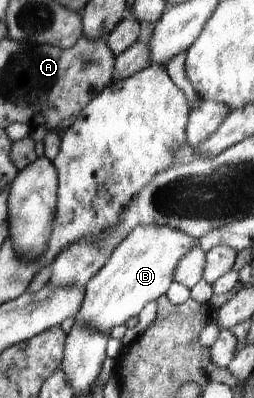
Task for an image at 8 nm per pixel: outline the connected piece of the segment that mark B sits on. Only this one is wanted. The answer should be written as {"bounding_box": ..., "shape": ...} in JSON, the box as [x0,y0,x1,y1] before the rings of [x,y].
{"bounding_box":[75,224,199,334],"shape":[[[164,224],[160,227],[158,225],[136,225],[128,237],[124,237],[124,241],[120,241],[110,259],[100,269],[99,274],[85,286],[83,304],[75,316],[75,320],[84,321],[86,325],[92,325],[92,327],[110,334],[112,327],[126,323],[129,319],[143,312],[148,304],[165,296],[170,284],[175,281],[175,270],[178,268],[179,262],[188,254],[188,251],[197,246],[199,246],[198,238],[192,238],[182,231],[170,229],[168,225]]]}

